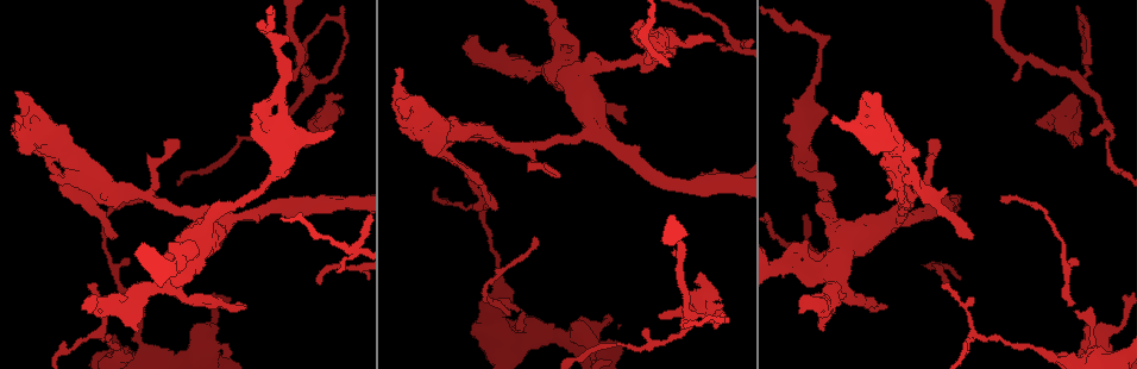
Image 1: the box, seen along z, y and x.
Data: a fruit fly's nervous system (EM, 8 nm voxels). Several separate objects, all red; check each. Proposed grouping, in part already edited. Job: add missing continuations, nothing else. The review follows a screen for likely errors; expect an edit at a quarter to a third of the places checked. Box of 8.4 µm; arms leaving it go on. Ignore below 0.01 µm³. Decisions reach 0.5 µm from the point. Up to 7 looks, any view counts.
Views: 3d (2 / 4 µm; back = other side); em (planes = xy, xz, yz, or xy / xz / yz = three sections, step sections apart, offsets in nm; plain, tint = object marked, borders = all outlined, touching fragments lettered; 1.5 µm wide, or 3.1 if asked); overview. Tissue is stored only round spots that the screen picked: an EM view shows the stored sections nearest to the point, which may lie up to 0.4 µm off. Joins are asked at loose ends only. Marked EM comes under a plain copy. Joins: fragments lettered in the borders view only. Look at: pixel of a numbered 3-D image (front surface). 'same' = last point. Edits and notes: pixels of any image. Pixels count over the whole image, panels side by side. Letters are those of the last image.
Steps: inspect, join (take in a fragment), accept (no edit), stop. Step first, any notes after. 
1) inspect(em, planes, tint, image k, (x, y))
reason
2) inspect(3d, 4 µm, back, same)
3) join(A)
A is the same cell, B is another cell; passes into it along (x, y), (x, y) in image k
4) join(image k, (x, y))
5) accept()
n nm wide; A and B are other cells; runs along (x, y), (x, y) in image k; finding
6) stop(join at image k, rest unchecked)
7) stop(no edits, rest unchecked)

inspect(3d, 2 µm, image 1, (113, 238))
an open end

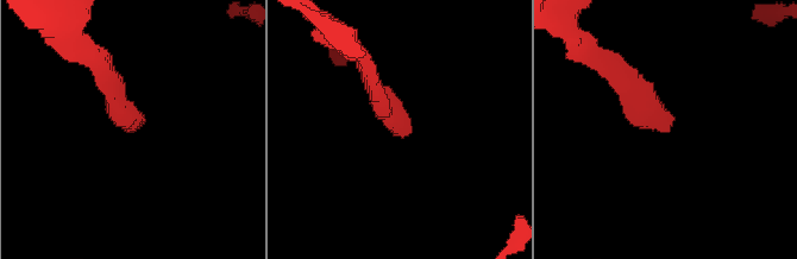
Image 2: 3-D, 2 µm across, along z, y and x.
inspect(em, yz, step 8, borders, image 2, (138, 126))
now the EM

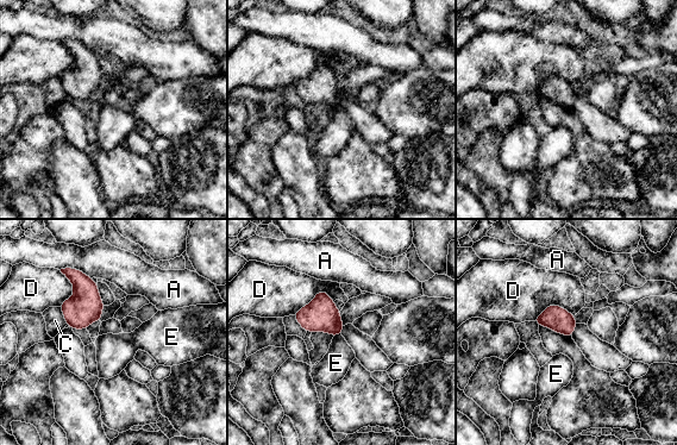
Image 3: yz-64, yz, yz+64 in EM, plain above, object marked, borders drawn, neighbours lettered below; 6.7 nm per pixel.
inspect(em, xy, step 4, borders, same)
another direction

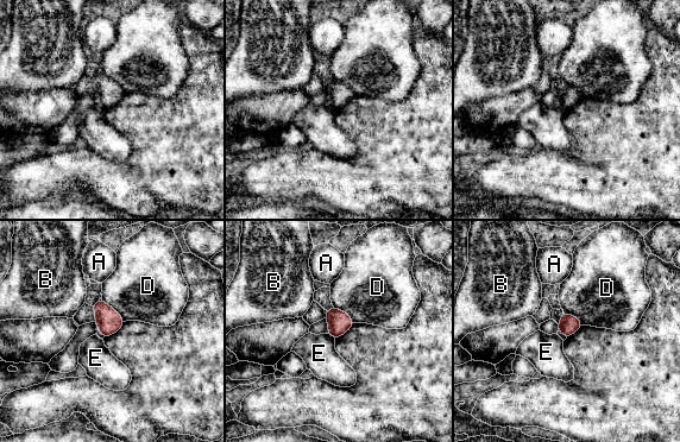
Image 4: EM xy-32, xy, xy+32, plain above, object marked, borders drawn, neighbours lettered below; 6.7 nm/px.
accept()
A, B, D and E are other cells; border along (101, 300), (111, 305), (125, 321) in image 4; none of them fits

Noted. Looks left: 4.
inspect(3d, 4 µm, back, image 1, (521, 309))
thin end

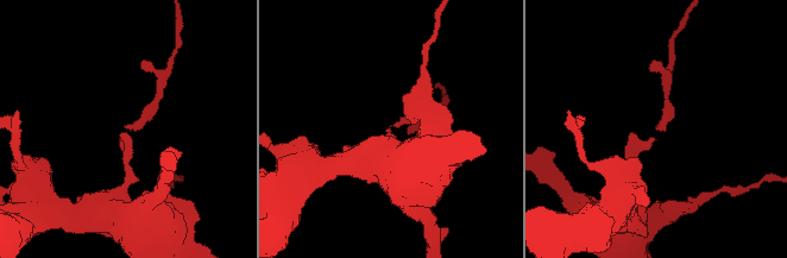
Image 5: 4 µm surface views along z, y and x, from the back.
inspect(em, planes, borders, image 5, (658, 126))

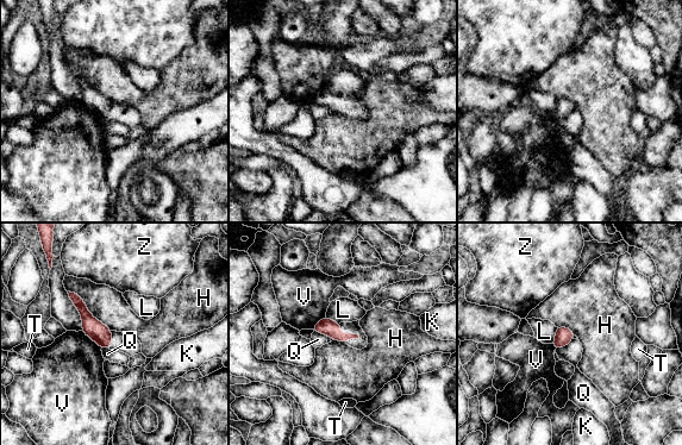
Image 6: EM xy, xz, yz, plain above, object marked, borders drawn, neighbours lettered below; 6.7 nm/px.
accept()
H, K, L, Q, T, V and Z are other cells; runs along (73, 296), (107, 345) in image 6; no lettered fragment goes on from it

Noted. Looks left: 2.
inspect(3d, 4 µm, image 1, (333, 134))
free end

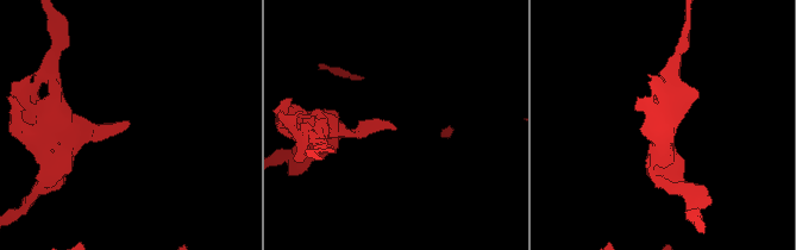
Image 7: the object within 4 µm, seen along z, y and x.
inspect(em, planes, borders, image 7, (394, 126))

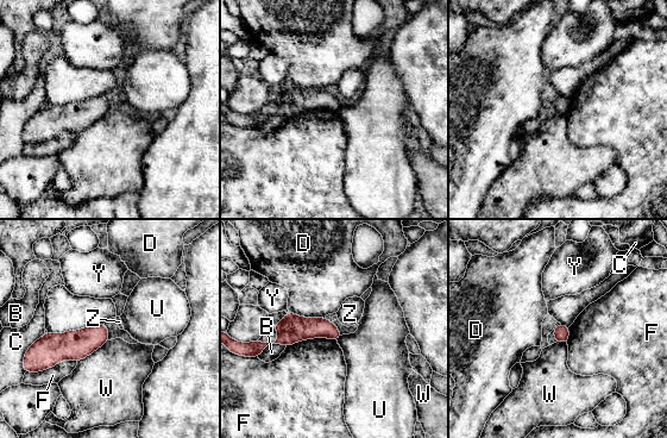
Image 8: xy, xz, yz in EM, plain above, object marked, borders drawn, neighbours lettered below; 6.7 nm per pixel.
accept()
F touches over 360 nm; B, C, D, F, U, W, Y and Z are other cells; border along (108, 340), (77, 362) in image 8; none of them fits

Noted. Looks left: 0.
stop(no edits, rest unchecked)

